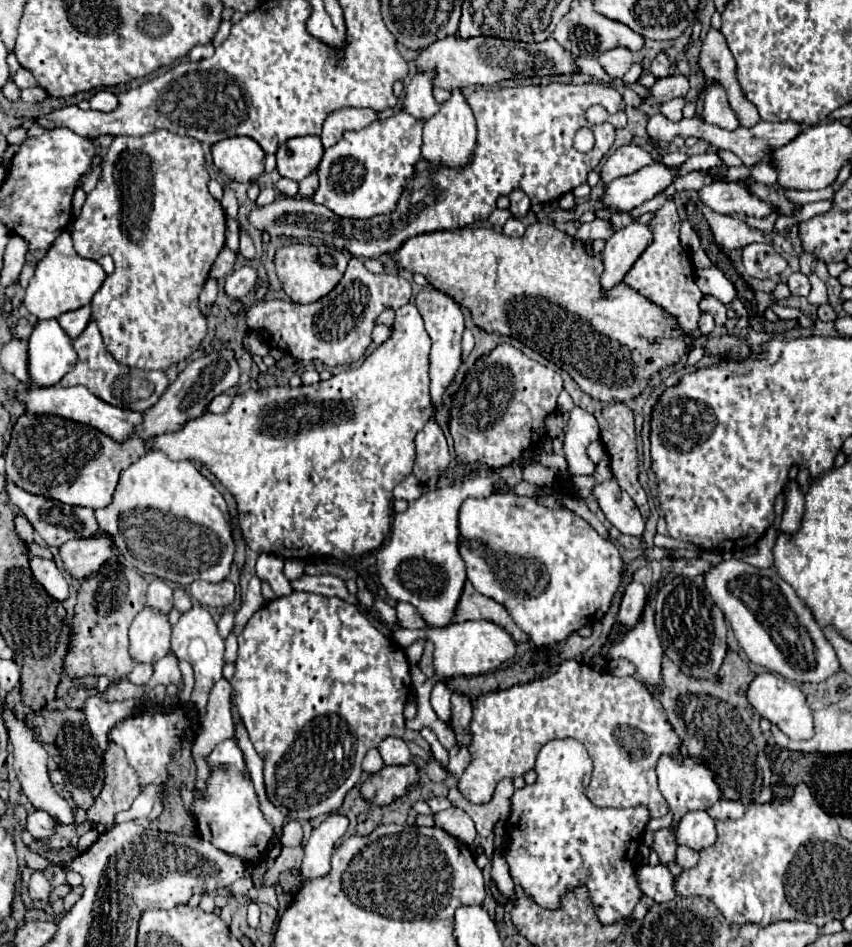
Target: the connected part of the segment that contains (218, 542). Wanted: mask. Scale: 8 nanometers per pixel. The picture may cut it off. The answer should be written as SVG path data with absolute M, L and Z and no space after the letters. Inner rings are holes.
M149 450L121 472L113 502L95 510L95 518L99 526L113 538L113 544L123 558L143 574L153 574L181 586L187 586L193 580L221 582L229 574L235 552L229 508L215 486L189 460L175 462L169 460L169 456L161 450Z

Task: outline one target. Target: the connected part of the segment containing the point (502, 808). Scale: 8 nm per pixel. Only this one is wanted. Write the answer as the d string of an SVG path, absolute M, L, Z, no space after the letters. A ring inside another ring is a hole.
M503 778L499 784L497 784L497 788L495 788L495 794L493 794L493 798L489 800L489 802L483 802L483 804L473 804L473 802L469 802L461 792L459 792L459 788L455 786L455 788L449 788L449 802L455 806L455 808L461 808L461 810L465 810L469 816L471 816L471 820L475 822L475 826L477 826L477 834L481 836L481 838L487 838L487 836L491 836L491 832L493 832L493 824L497 822L497 820L505 820L507 818L507 814L509 814L509 798L511 798L511 794L513 794L513 782L509 780L509 778Z

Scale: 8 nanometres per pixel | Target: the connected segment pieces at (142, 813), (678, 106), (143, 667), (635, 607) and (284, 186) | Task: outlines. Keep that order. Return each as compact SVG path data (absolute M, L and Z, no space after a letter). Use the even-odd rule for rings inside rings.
M149 784L137 796L137 800L133 802L133 806L127 812L121 812L121 814L116 815L112 825L96 824L95 829L99 834L102 834L122 822L137 820L137 818L147 819L149 821L157 819L163 810L161 801L157 800L157 794L159 794L159 784Z
M675 98L675 100L671 100L671 102L667 102L667 104L663 104L661 108L659 108L659 112L665 116L665 118L669 118L669 120L681 120L683 116L681 116L681 110L683 110L683 106L685 106L686 100L683 98Z
M135 664L135 668L133 668L133 672L127 676L133 684L147 684L149 682L149 678L151 678L151 674L153 674L153 664Z
M631 580L623 592L623 600L621 600L621 608L619 608L619 622L627 628L631 628L641 612L643 612L643 606L645 606L645 600L647 600L647 592L643 588L641 582L637 580Z
M281 178L277 182L277 190L285 196L297 196L299 194L299 182L295 180L289 180L289 178Z

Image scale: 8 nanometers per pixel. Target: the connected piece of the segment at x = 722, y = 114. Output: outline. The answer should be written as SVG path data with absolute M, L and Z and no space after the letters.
M711 86L707 90L703 120L725 130L735 130L739 126L739 120L727 100L727 92L723 90L723 86Z

